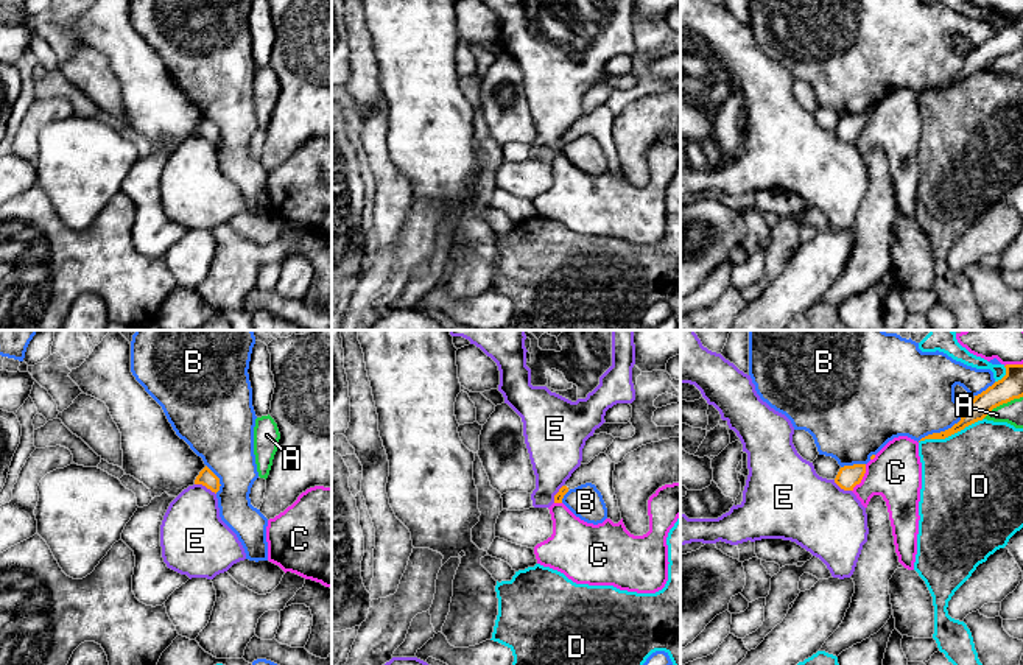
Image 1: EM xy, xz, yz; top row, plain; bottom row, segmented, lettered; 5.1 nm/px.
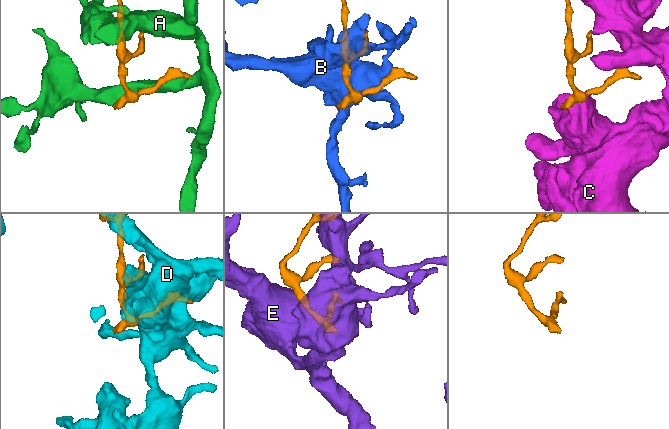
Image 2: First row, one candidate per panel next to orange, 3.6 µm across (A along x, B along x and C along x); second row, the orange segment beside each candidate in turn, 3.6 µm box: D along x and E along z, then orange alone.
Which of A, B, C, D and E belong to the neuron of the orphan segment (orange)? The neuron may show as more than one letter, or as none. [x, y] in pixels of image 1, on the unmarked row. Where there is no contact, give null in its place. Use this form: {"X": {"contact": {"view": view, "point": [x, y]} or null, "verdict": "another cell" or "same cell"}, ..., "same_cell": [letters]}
{"A": {"contact": {"view": "yz", "point": [1001, 55]}, "verdict": "another cell"}, "B": {"contact": {"view": "yz", "point": [945, 81]}, "verdict": "another cell"}, "C": {"contact": {"view": "yz", "point": [861, 130]}, "verdict": "another cell"}, "D": {"contact": {"view": "yz", "point": [950, 86]}, "verdict": "another cell"}, "E": {"contact": {"view": "xy", "point": [206, 137]}, "verdict": "another cell"}, "same_cell": []}

